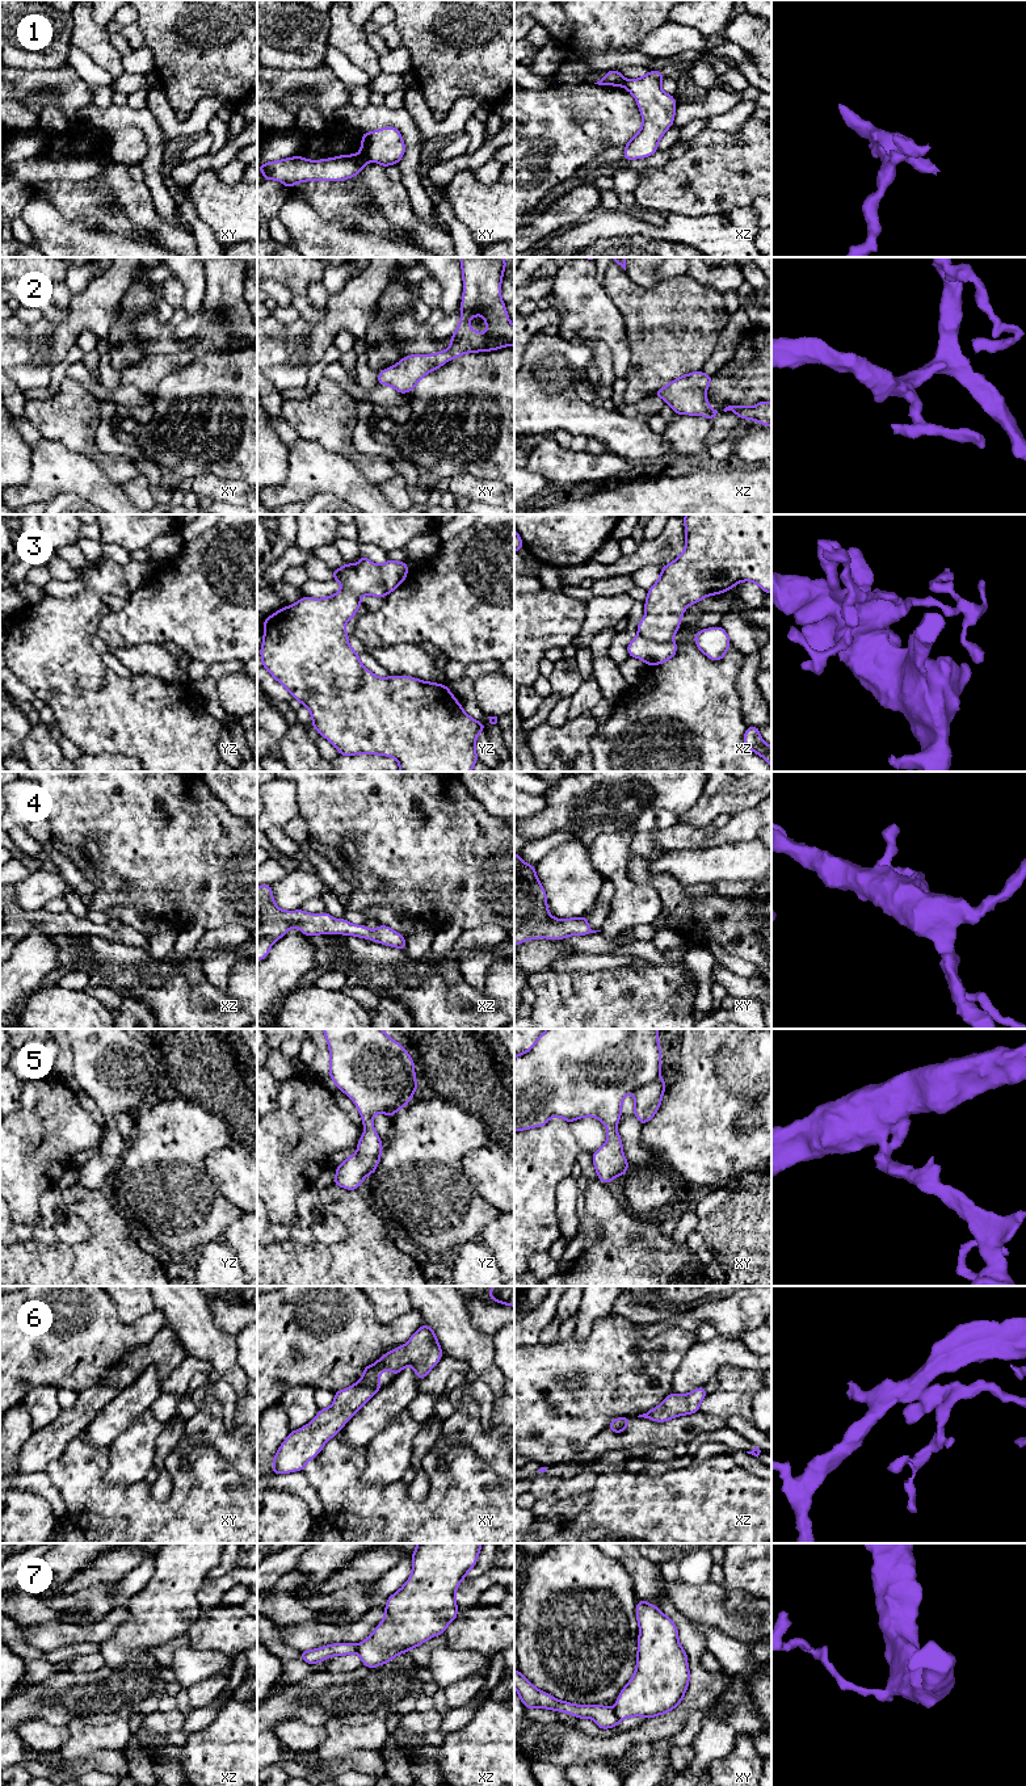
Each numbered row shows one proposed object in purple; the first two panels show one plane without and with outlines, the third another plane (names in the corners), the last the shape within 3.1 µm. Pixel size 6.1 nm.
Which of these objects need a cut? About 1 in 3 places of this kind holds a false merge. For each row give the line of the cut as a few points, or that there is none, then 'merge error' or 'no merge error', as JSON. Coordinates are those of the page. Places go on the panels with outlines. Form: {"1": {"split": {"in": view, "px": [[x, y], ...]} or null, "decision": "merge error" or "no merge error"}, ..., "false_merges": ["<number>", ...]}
{"1": {"split": {"in": "xy", "px": [[361, 152], [370, 158]]}, "decision": "merge error"}, "2": {"split": null, "decision": "no merge error"}, "3": {"split": {"in": "xz", "px": [[638, 633], [660, 642], [671, 641]]}, "decision": "merge error"}, "4": {"split": null, "decision": "no merge error"}, "5": {"split": null, "decision": "no merge error"}, "6": {"split": null, "decision": "no merge error"}, "7": {"split": {"in": "xy", "px": [[613, 1710], [619, 1721]]}, "decision": "merge error"}, "false_merges": ["1", "3", "7"]}

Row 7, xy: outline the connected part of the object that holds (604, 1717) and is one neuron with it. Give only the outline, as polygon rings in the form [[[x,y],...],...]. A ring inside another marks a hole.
[[[514,1669],[514,1689],[517,1690],[523,1706],[526,1709],[550,1709],[552,1711],[562,1711],[571,1714],[579,1719],[590,1718],[602,1728],[613,1728],[621,1720],[615,1711],[602,1705],[573,1705],[567,1701],[558,1701],[546,1692],[531,1685],[520,1671]]]

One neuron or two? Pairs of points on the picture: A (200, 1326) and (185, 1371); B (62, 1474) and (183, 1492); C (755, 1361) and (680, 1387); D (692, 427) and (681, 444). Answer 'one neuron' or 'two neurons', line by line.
A: two neurons
B: one neuron
C: one neuron
D: one neuron

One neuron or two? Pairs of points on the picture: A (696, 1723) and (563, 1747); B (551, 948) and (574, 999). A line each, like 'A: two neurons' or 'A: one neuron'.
A: two neurons
B: two neurons

